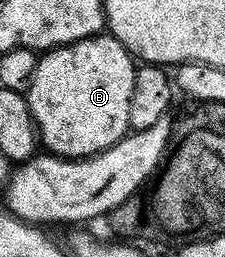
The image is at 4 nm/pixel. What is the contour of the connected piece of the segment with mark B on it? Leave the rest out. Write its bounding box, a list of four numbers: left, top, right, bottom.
[24,33,136,159]

